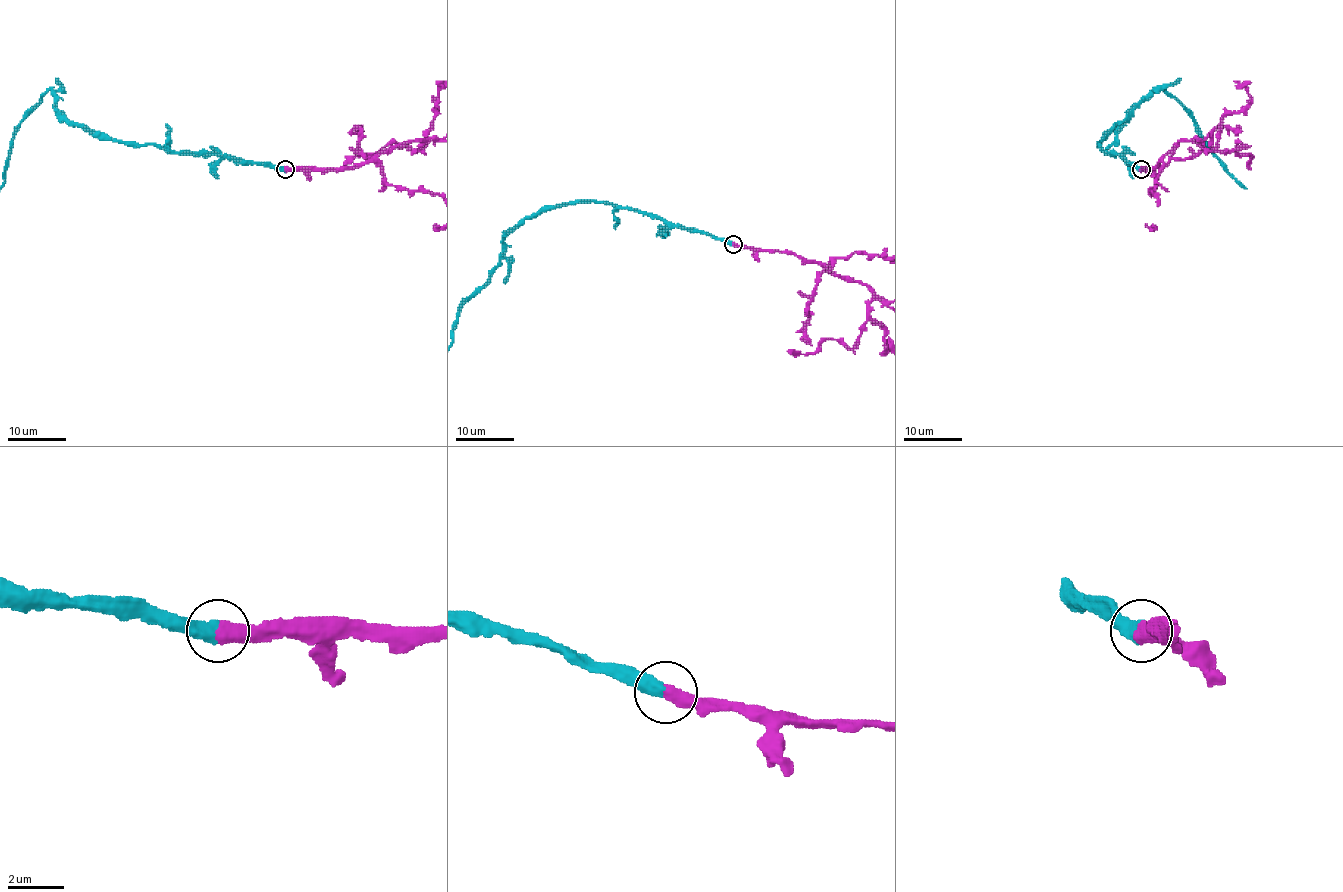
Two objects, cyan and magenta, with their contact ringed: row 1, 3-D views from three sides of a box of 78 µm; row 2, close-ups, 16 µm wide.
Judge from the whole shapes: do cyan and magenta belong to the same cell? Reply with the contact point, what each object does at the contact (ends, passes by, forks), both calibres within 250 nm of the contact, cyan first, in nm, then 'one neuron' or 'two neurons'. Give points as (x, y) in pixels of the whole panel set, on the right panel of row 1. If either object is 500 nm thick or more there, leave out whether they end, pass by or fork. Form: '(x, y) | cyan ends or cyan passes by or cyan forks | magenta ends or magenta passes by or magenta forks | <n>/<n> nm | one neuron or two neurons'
(1141, 169) | 550/550 nm | one neuron

